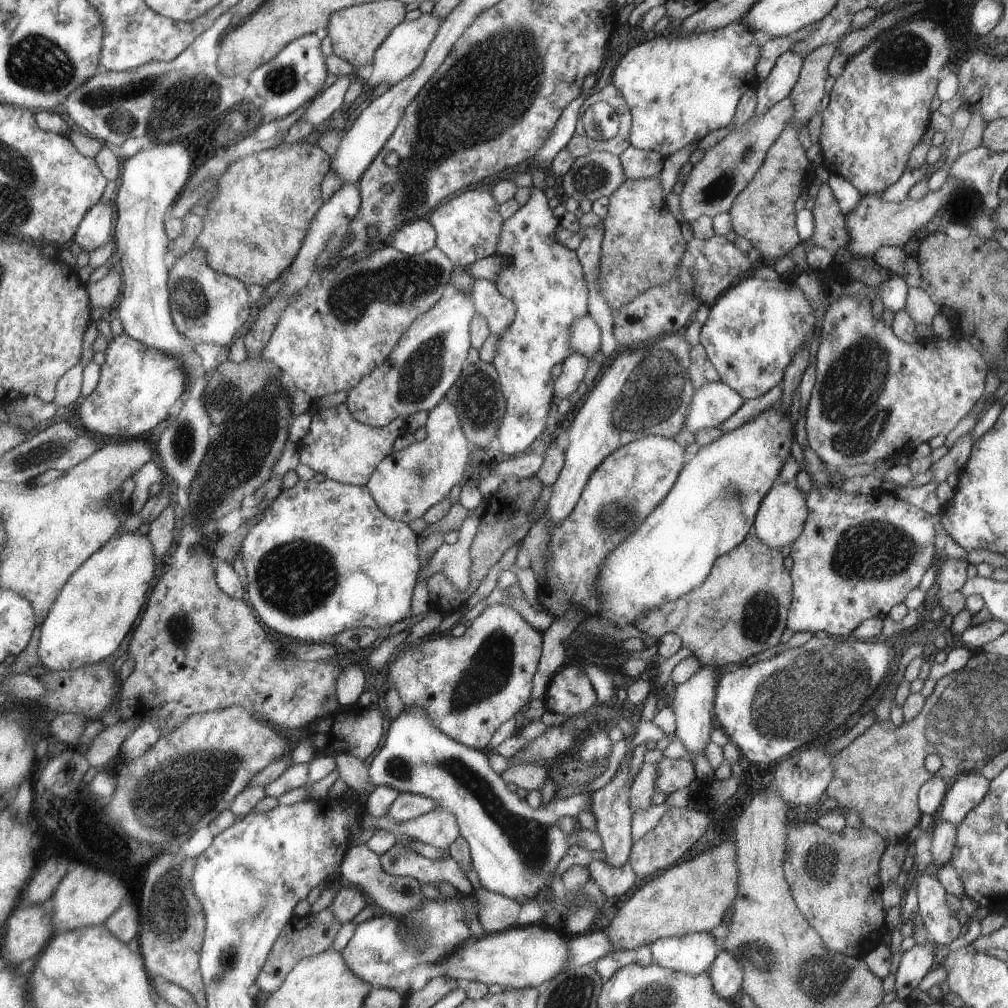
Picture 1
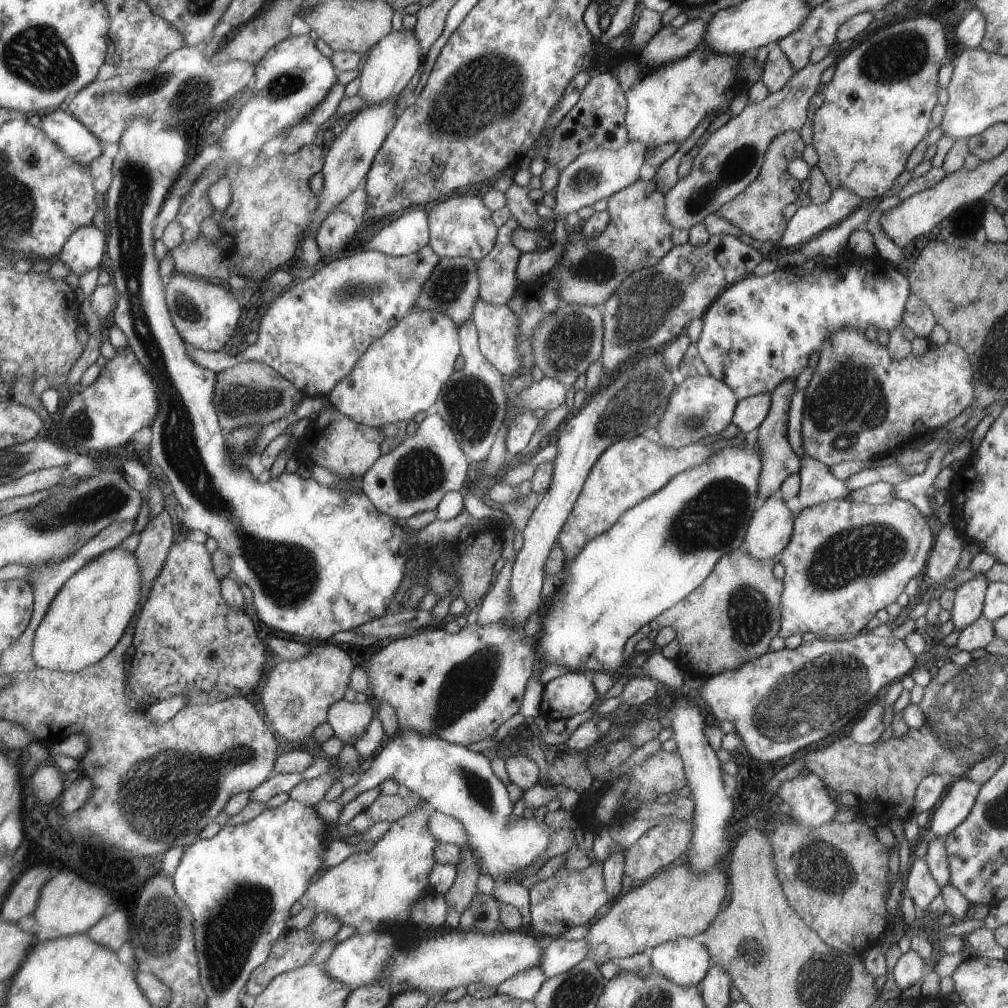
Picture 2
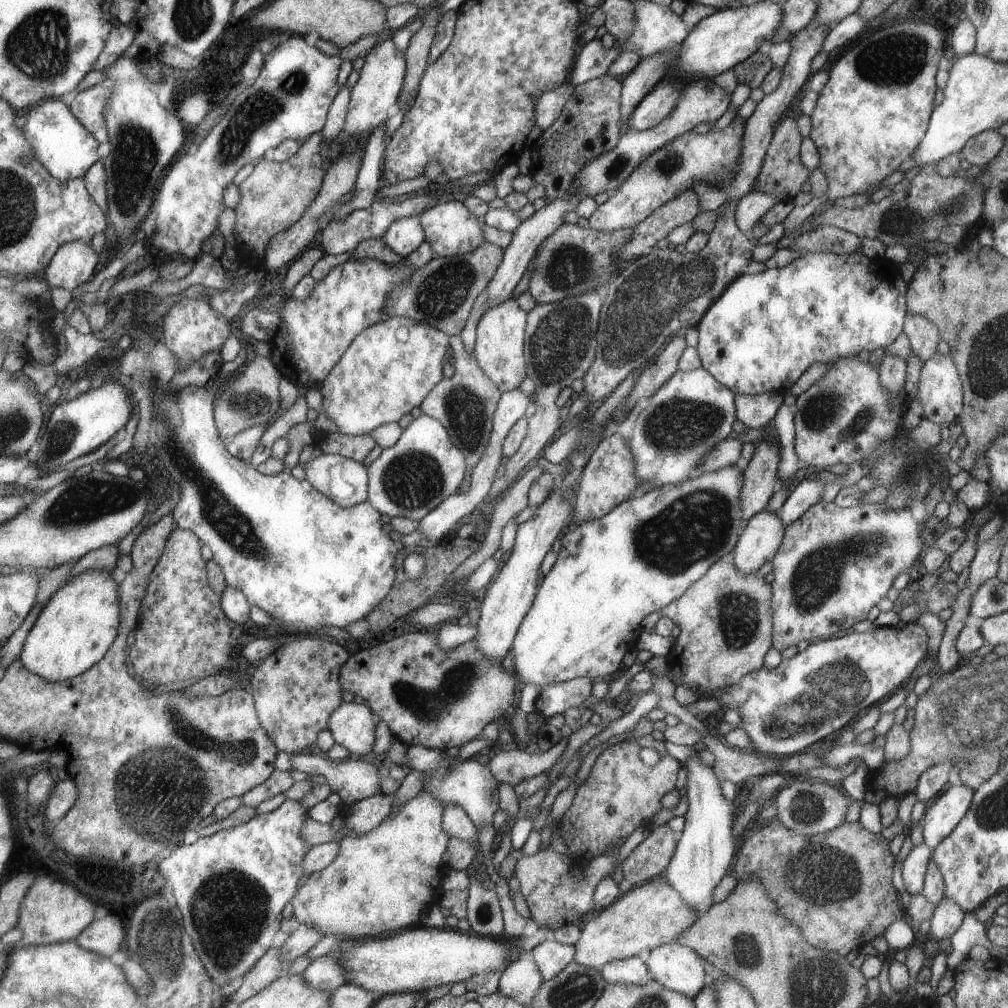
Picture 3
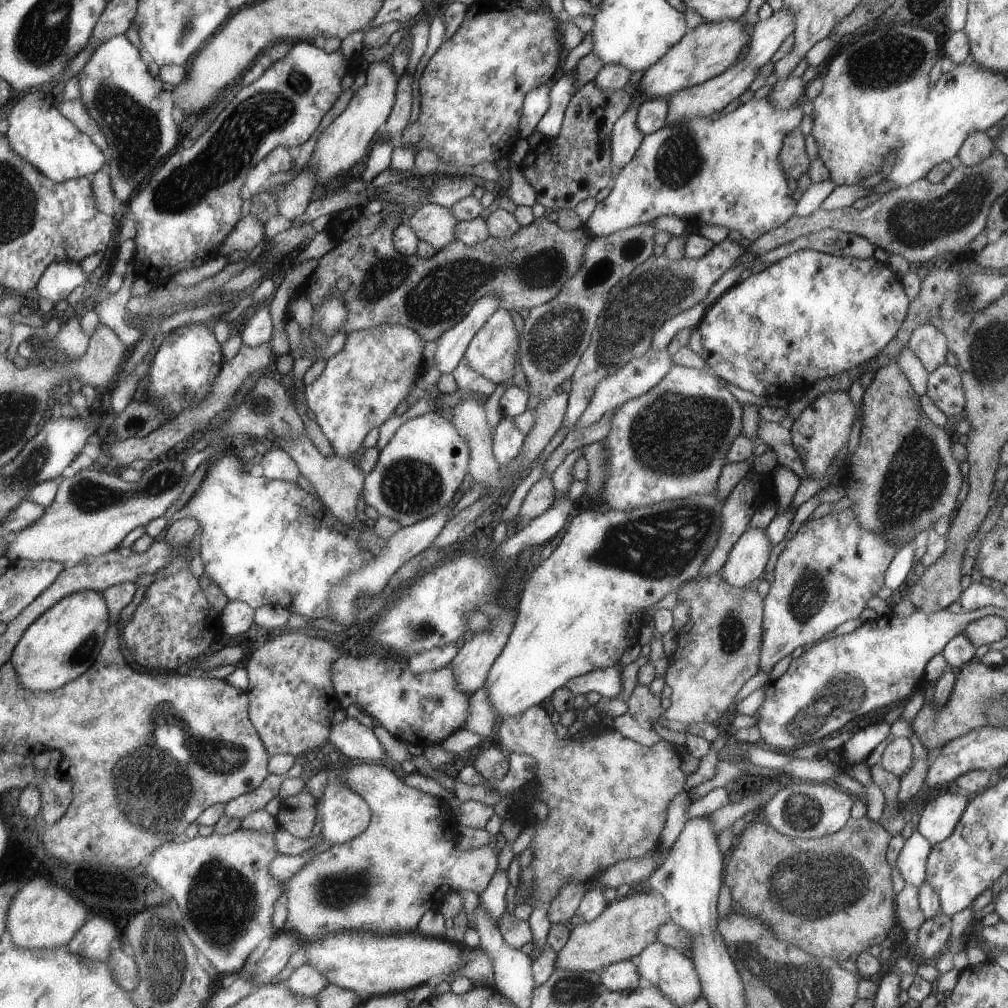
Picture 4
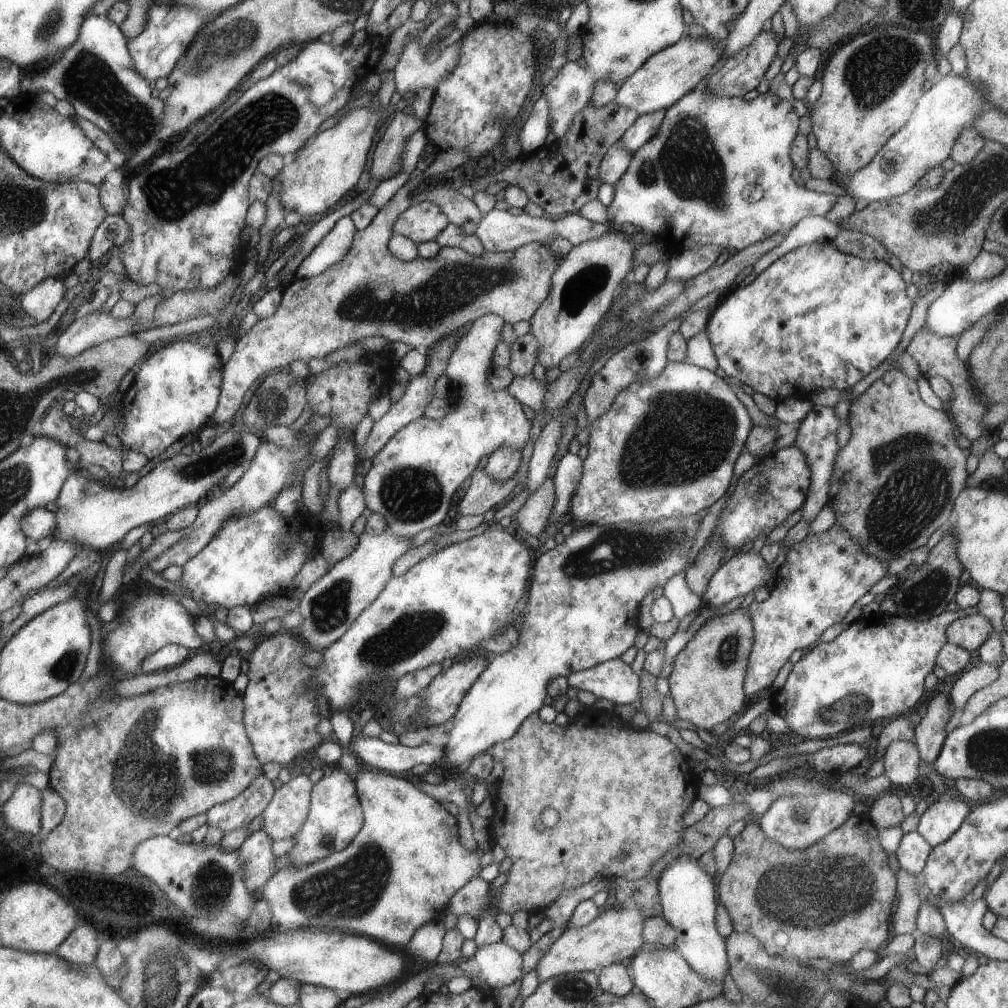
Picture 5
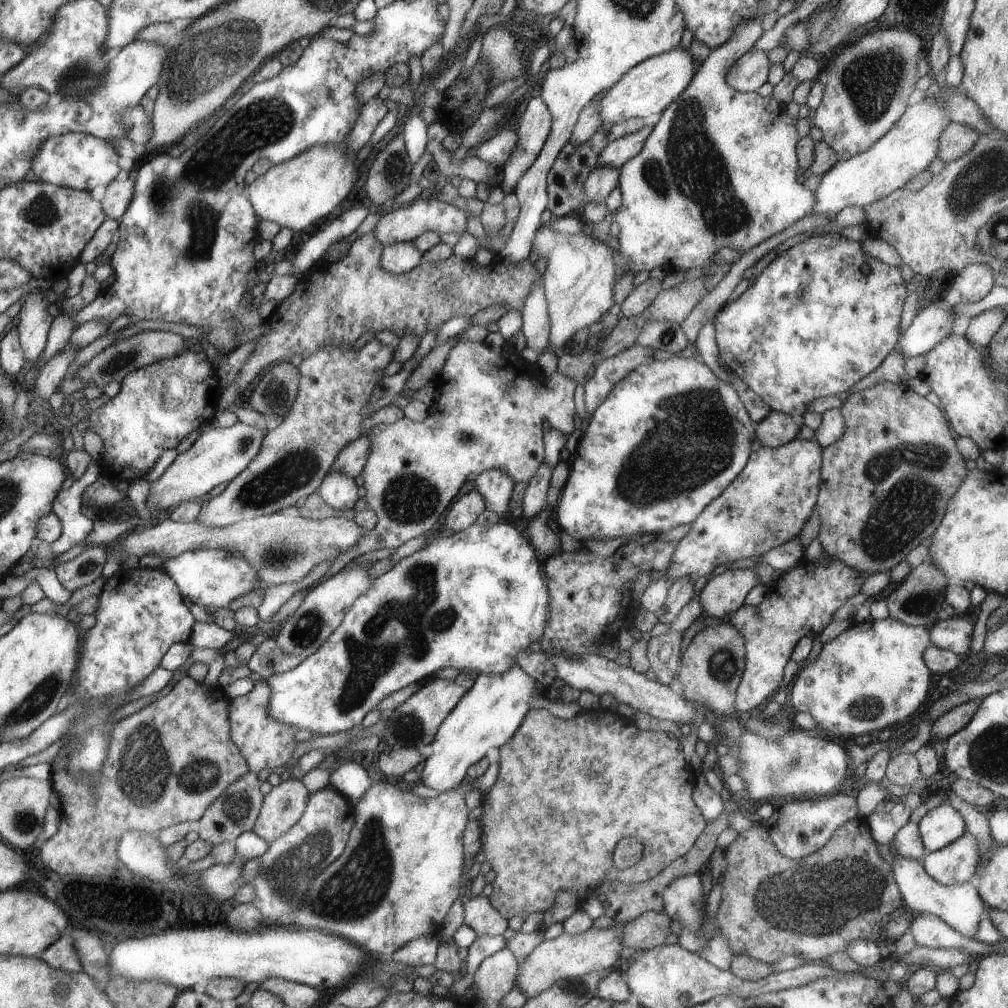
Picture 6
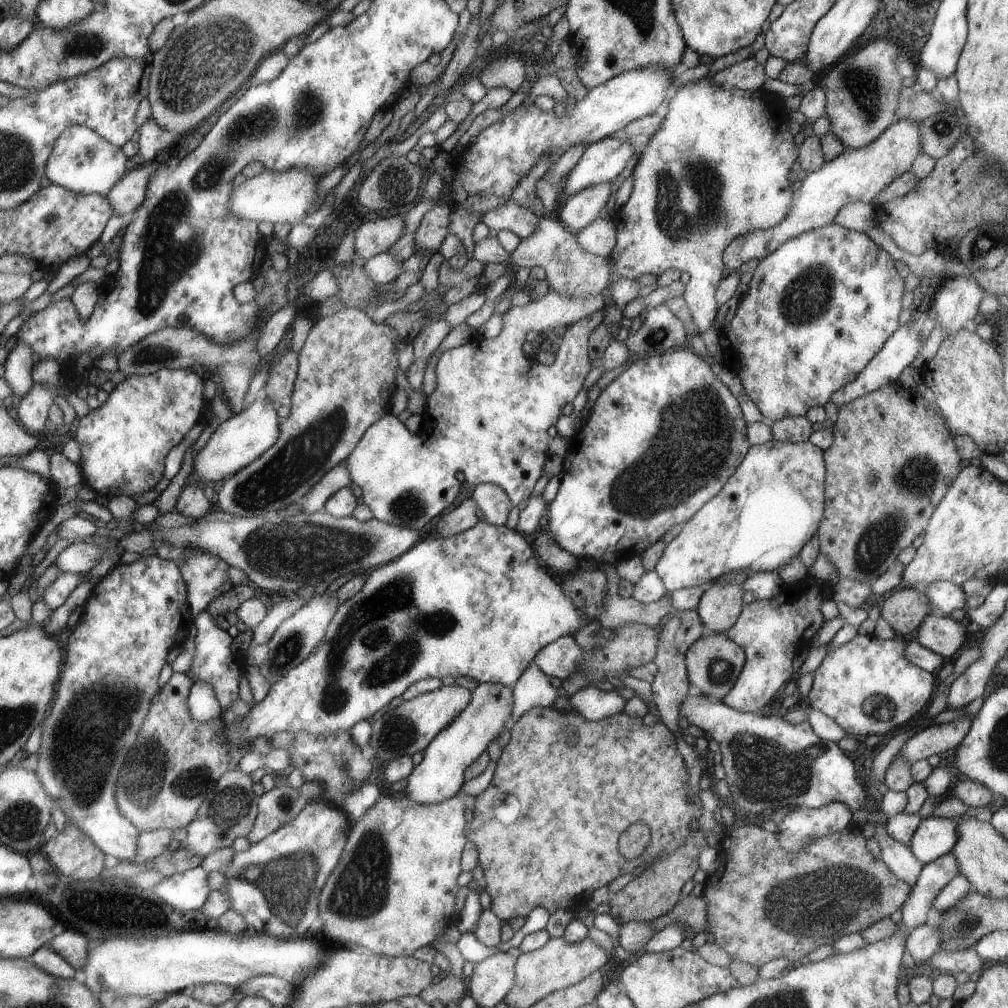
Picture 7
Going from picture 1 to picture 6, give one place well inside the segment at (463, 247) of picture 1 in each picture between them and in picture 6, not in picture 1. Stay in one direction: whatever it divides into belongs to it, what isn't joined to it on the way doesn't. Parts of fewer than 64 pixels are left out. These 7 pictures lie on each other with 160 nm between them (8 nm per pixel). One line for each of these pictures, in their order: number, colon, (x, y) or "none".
2: (462, 226)
3: (451, 229)
4: (431, 223)
5: (422, 222)
6: (403, 225)

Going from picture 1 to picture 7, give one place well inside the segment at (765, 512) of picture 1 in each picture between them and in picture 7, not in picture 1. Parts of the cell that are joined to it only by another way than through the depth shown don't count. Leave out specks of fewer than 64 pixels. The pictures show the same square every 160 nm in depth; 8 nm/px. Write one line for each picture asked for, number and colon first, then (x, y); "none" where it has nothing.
2: (770, 530)
3: (762, 538)
4: (747, 560)
5: (746, 571)
6: (723, 594)
7: (719, 607)

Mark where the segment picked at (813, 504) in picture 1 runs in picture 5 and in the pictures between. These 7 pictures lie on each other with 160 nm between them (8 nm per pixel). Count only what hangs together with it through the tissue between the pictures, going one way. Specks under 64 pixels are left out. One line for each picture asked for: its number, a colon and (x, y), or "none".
2: (845, 561)
3: (835, 563)
4: (831, 567)
5: (820, 578)

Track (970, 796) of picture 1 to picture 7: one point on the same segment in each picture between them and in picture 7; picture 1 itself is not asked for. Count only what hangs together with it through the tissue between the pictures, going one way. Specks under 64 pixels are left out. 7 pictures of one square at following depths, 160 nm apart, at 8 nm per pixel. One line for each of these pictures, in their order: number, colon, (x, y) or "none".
2: (956, 806)
3: (941, 818)
4: (940, 818)
5: (943, 817)
6: (942, 825)
7: (936, 836)

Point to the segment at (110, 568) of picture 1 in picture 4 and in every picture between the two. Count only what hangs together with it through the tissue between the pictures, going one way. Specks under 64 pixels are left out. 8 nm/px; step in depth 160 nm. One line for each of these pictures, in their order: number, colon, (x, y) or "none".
2: (86, 619)
3: (74, 630)
4: (63, 644)

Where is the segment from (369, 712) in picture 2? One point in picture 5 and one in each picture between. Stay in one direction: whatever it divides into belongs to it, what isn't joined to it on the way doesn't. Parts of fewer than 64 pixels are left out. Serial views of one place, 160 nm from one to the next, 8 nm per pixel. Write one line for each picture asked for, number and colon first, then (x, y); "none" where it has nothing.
3: (352, 725)
4: (357, 742)
5: (380, 756)

